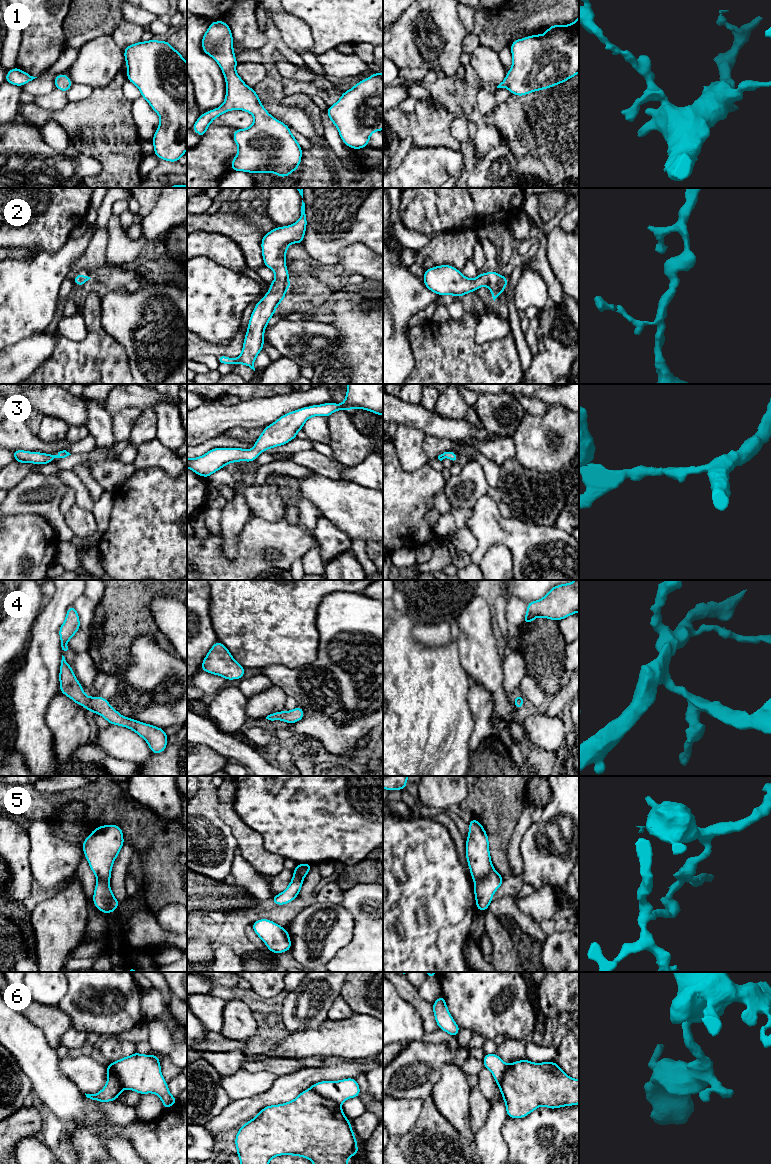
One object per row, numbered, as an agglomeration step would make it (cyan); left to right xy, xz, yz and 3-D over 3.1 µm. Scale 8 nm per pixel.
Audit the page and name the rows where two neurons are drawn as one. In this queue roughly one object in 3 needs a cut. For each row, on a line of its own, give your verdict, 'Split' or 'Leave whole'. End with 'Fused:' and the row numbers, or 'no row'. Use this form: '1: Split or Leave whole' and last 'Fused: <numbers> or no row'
1: Leave whole
2: Leave whole
3: Leave whole
4: Leave whole
5: Split
6: Split
Fused: 5, 6

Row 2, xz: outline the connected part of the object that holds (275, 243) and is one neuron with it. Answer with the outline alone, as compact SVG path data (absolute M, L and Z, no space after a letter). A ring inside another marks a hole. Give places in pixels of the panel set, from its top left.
M302 200L301 216L297 222L284 227L276 227L270 232L264 234L261 242L262 257L264 265L274 271L275 279L271 284L269 284L270 291L254 306L254 310L249 319L248 330L245 334L241 355L238 358L229 358L223 355L217 356L219 364L244 364L255 371L255 359L264 346L265 328L268 326L268 321L274 315L278 304L284 300L286 296L285 292L291 287L289 282L289 273L286 267L286 251L292 243L302 245L306 226L307 218L305 214L305 203Z

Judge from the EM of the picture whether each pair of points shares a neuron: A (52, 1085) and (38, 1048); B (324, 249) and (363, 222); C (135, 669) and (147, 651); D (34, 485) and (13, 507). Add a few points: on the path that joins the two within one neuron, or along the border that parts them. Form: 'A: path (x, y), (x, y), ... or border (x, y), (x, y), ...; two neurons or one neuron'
A: path (45, 1076), (41, 1065), (41, 1057); one neuron
B: path (334, 242), (353, 231); one neuron
C: path (139, 665), (146, 658), (146, 655); one neuron
D: path (27, 488), (21, 492), (19, 500); one neuron

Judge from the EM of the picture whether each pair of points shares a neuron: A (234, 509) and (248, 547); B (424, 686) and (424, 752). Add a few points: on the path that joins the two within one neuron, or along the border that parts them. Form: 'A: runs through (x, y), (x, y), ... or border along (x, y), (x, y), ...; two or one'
A: border along (252, 516), (237, 538), (236, 551); two
B: runs through (424, 702), (424, 736); one

